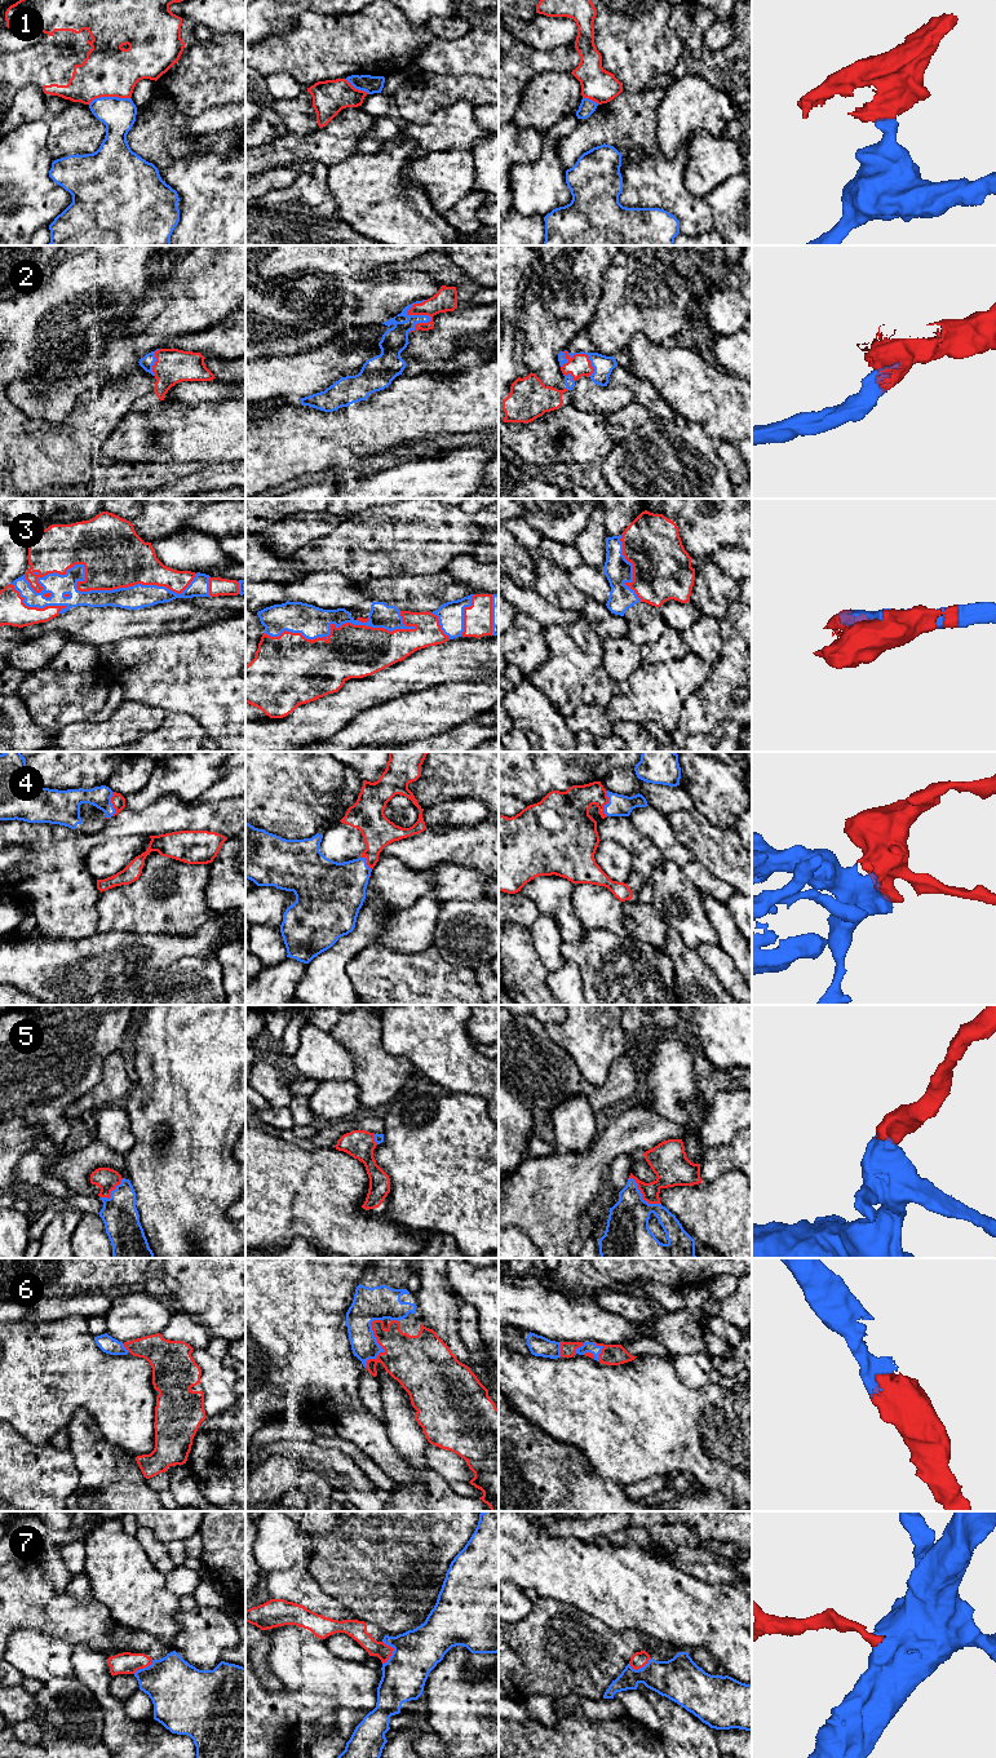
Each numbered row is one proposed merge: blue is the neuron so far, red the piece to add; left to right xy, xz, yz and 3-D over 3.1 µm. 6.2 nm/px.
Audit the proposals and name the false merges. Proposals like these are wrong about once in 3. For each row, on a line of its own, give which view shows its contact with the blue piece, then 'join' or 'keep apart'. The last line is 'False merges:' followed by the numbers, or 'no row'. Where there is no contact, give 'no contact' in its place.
1: meets blue in xy; keep apart
2: meets blue in xz; join
3: meets blue in xy; join
4: meets blue in yz; join
5: meets blue in yz; join
6: meets blue in xz; join
7: meets blue in xz; join
False merges: 1

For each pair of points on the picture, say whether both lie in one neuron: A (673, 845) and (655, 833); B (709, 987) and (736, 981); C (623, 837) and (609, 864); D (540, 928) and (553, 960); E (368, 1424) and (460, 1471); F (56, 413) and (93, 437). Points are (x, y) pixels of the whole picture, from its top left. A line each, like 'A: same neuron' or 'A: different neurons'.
A: same neuron
B: different neurons
C: different neurons
D: same neuron
E: different neurons
F: different neurons

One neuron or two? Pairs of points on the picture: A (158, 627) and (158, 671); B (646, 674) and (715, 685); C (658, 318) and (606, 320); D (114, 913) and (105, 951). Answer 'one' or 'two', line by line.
A: two
B: two
C: one
D: two

